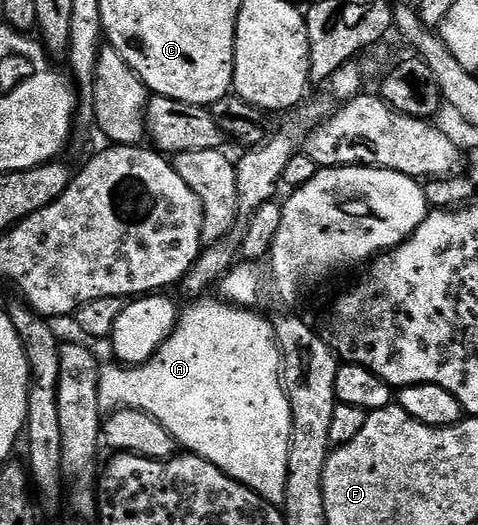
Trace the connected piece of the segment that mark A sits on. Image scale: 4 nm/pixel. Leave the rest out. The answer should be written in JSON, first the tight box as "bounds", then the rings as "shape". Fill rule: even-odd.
{"bounds":[99,300,291,504],"shape":[[[199,300],[195,307],[192,310],[183,310],[181,317],[175,327],[175,330],[169,335],[167,339],[161,345],[159,345],[159,350],[155,353],[154,356],[148,362],[142,362],[139,366],[128,366],[126,364],[114,364],[115,366],[107,366],[104,365],[102,367],[100,376],[99,376],[99,404],[100,407],[104,411],[107,412],[118,412],[124,408],[129,410],[140,410],[141,412],[145,412],[149,416],[153,416],[153,420],[157,420],[168,432],[175,437],[176,443],[184,451],[193,453],[197,455],[199,458],[204,458],[205,460],[209,460],[216,466],[217,468],[221,468],[221,472],[225,472],[231,477],[233,480],[237,480],[243,486],[248,486],[250,490],[253,492],[257,492],[259,495],[264,498],[267,502],[274,502],[276,504],[283,502],[283,497],[285,496],[285,484],[287,483],[287,473],[289,472],[289,448],[291,447],[291,405],[289,404],[289,400],[287,399],[287,388],[283,385],[283,376],[281,373],[281,355],[279,352],[279,343],[275,341],[275,327],[272,325],[270,321],[266,322],[265,319],[262,318],[261,315],[255,314],[254,309],[244,308],[241,306],[234,305],[226,300],[218,300],[219,302],[203,302],[207,300]]]}

